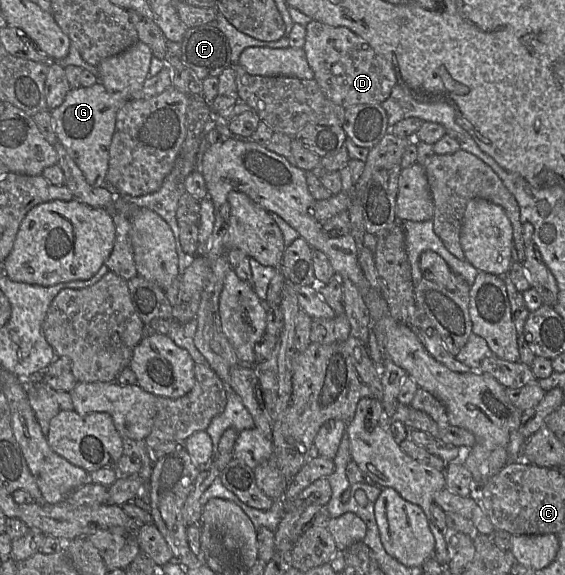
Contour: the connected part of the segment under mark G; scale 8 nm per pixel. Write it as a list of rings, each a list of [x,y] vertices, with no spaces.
[[[164,68],[157,75],[148,76],[141,86],[130,86],[118,92],[108,91],[101,82],[89,87],[72,88],[64,102],[50,110],[59,142],[82,171],[89,185],[103,187],[106,181],[109,150],[119,109],[128,101],[156,96],[171,86],[173,85],[169,69]]]

